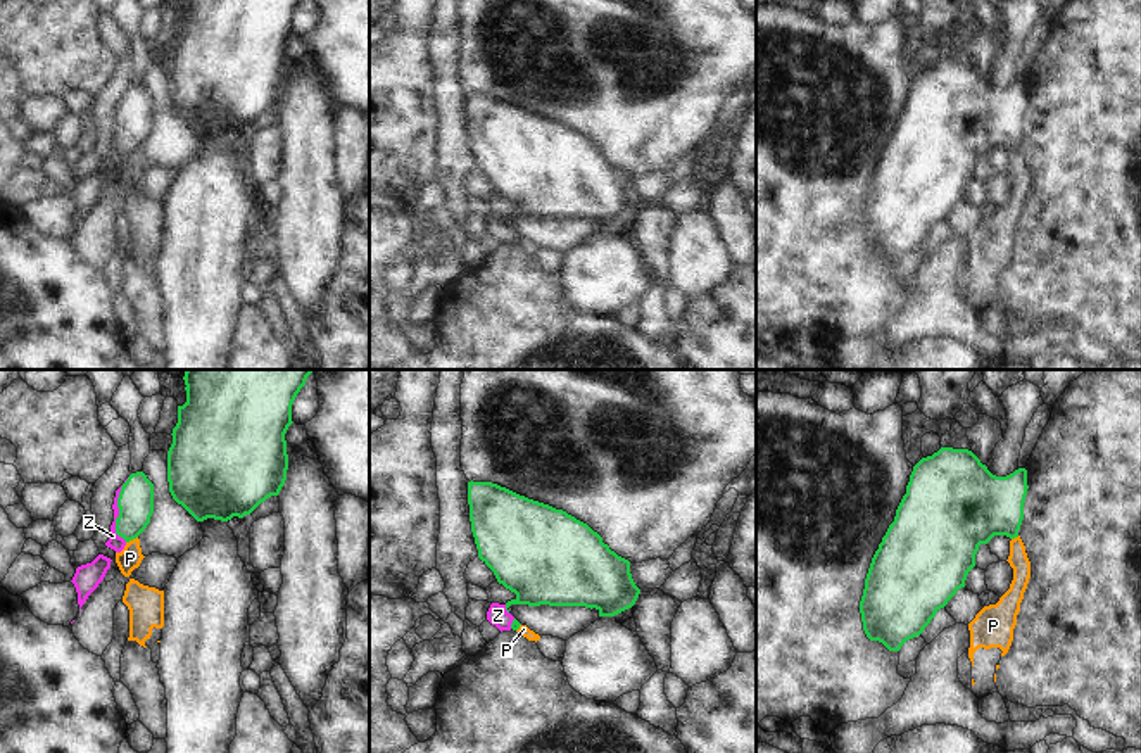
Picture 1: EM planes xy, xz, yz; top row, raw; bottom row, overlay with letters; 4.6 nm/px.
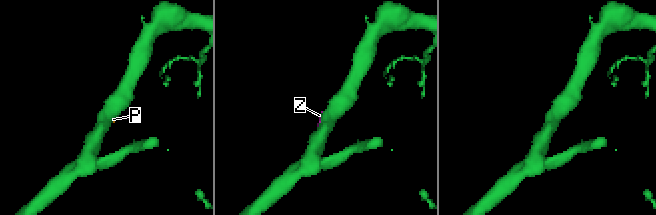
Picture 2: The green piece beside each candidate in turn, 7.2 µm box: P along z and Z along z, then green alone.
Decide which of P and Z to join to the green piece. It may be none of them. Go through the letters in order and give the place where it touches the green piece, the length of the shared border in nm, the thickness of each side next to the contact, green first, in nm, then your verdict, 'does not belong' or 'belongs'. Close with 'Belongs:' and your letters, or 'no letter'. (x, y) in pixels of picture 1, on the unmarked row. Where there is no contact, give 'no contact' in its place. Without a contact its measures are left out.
P: contact xy (132, 152); length 70 nm; calibres 170 and 110 nm; does not belong
Z: contact xy (119, 128); length 260 nm; calibres 170 and 70 nm; belongs
Belongs: Z

